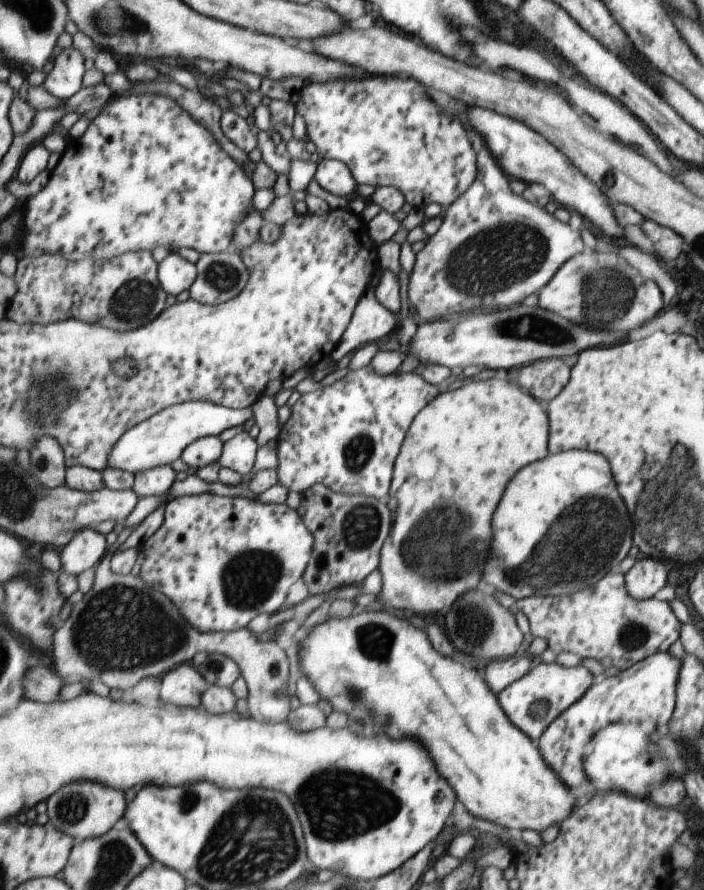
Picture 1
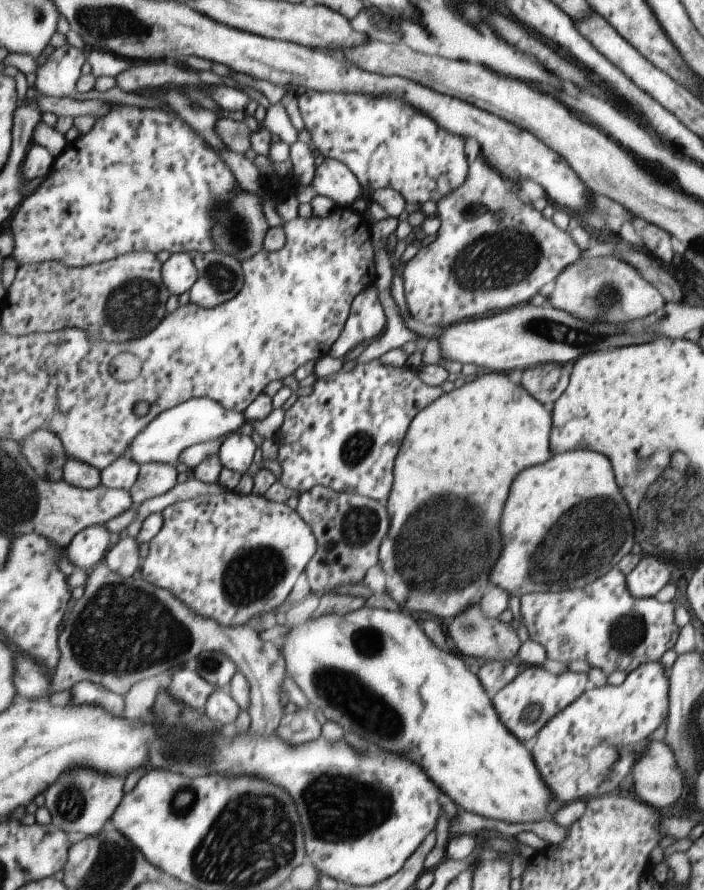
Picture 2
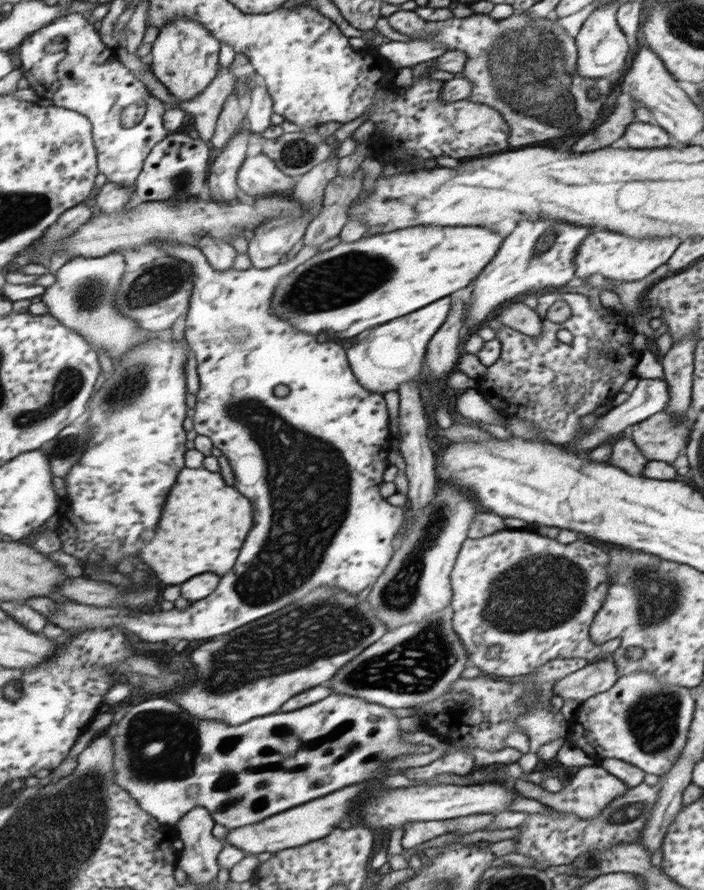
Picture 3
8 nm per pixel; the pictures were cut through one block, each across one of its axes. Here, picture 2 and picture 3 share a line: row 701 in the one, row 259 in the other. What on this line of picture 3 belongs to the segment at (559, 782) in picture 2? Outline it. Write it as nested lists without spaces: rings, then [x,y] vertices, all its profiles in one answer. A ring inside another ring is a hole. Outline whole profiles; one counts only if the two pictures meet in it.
[[[596,232],[586,236],[578,248],[577,256],[574,258],[576,265],[576,277],[586,280],[591,275],[600,273],[604,278],[616,280],[616,282],[632,282],[642,280],[656,268],[667,264],[674,252],[679,247],[678,236],[662,236],[662,238],[630,238],[618,232]]]

